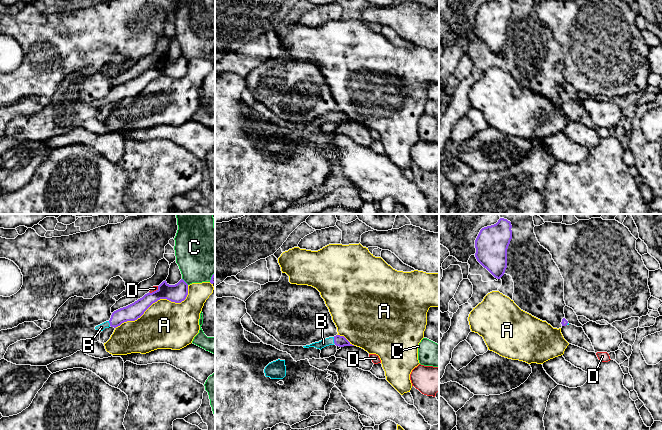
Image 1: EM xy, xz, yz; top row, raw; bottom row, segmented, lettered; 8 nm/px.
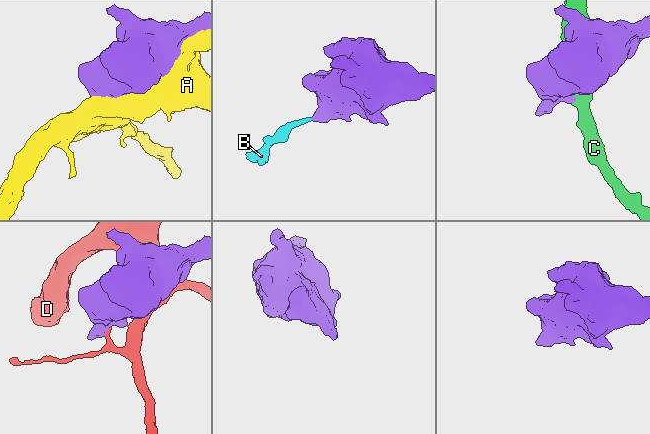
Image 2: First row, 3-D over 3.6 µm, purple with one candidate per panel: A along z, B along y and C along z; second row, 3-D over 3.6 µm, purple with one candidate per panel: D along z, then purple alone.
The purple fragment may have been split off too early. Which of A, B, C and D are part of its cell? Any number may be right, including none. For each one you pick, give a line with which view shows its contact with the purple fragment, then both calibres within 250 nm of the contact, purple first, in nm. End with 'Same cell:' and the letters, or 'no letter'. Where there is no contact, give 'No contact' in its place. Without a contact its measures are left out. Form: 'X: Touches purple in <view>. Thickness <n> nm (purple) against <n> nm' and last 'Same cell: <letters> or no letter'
B: Touches purple in xz. Thickness 90 nm (purple) against 70 nm
Same cell: B

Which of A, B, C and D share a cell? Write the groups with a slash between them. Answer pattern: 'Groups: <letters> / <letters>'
Groups: A / B / C / D

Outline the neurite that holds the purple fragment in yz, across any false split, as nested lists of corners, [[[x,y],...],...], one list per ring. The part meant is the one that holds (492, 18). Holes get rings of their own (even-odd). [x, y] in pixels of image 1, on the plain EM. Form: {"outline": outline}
{"outline": [[[494,0],[480,6],[475,33],[495,54],[500,55],[507,44],[507,25],[512,15],[511,0]]]}

